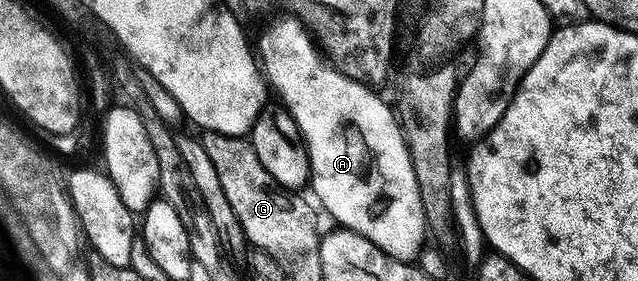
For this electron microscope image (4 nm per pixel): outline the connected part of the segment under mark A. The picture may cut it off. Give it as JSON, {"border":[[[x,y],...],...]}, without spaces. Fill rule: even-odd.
{"border":[[[285,16],[286,18],[278,18],[271,26],[266,26],[262,30],[262,35],[258,38],[258,46],[256,42],[256,57],[260,63],[260,69],[268,83],[269,89],[278,93],[277,101],[286,107],[286,111],[292,116],[292,120],[296,120],[296,128],[300,128],[302,138],[306,141],[306,151],[308,152],[308,160],[310,161],[310,180],[309,189],[314,189],[314,194],[318,197],[317,205],[327,210],[332,217],[335,218],[339,227],[356,232],[360,236],[364,236],[368,240],[372,240],[372,244],[376,244],[376,248],[380,248],[384,252],[388,252],[388,256],[392,256],[401,262],[413,263],[417,259],[418,253],[422,250],[424,243],[428,238],[428,229],[424,214],[424,204],[421,203],[420,188],[417,186],[416,174],[413,171],[412,160],[409,156],[409,150],[406,147],[405,136],[402,134],[402,128],[399,126],[399,120],[395,111],[365,82],[358,82],[355,78],[349,78],[346,73],[338,69],[337,66],[328,61],[327,55],[320,49],[319,43],[315,41],[306,25],[296,16]]]}

